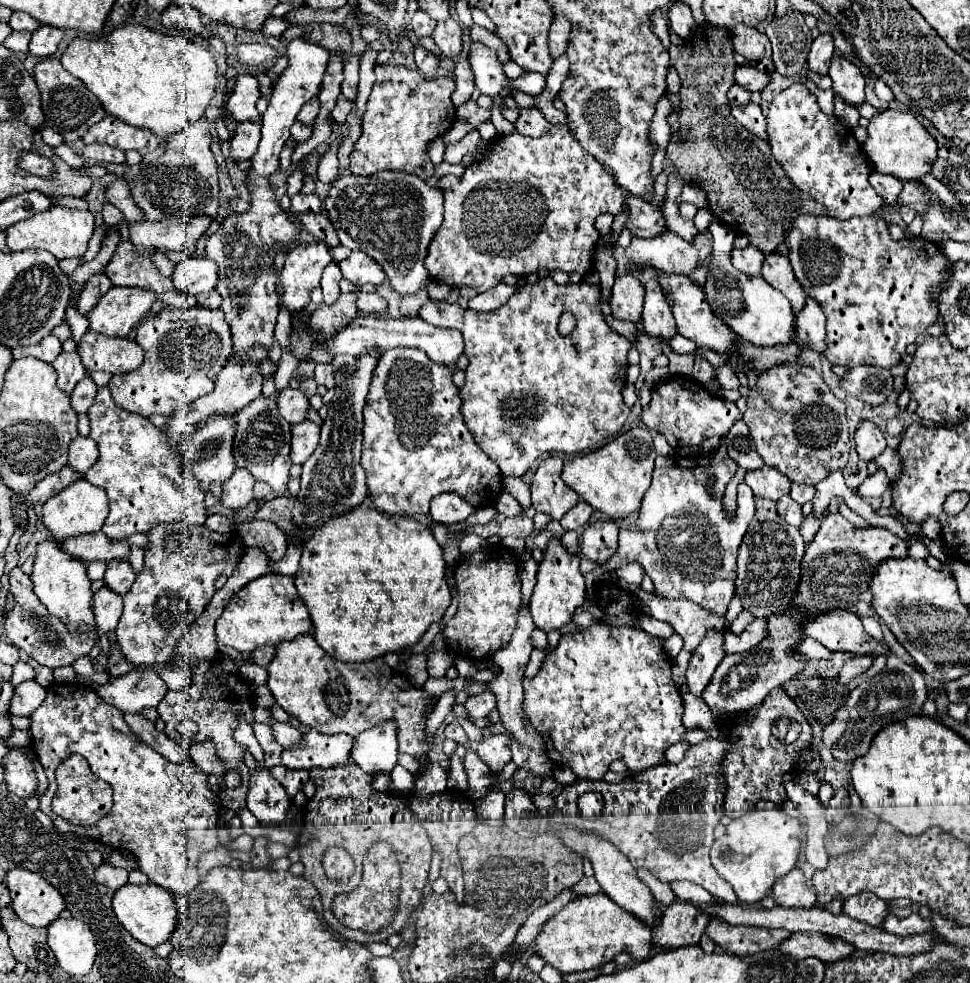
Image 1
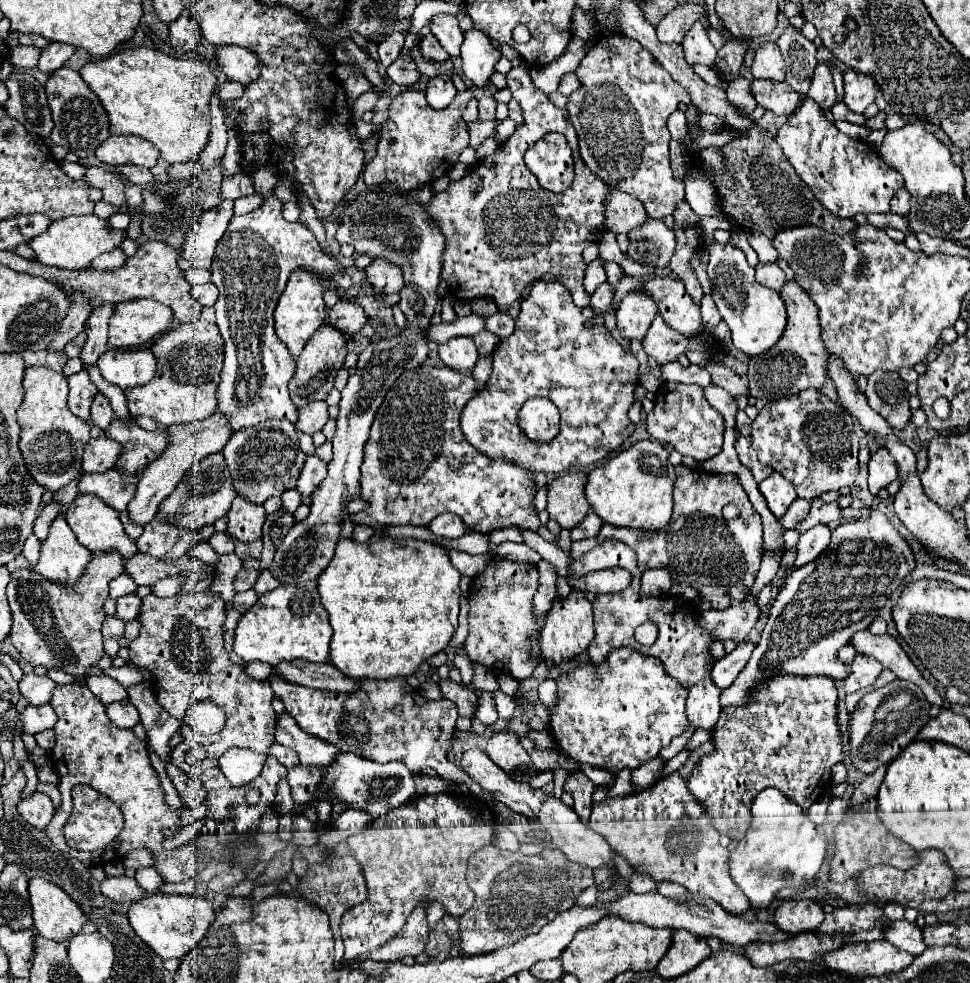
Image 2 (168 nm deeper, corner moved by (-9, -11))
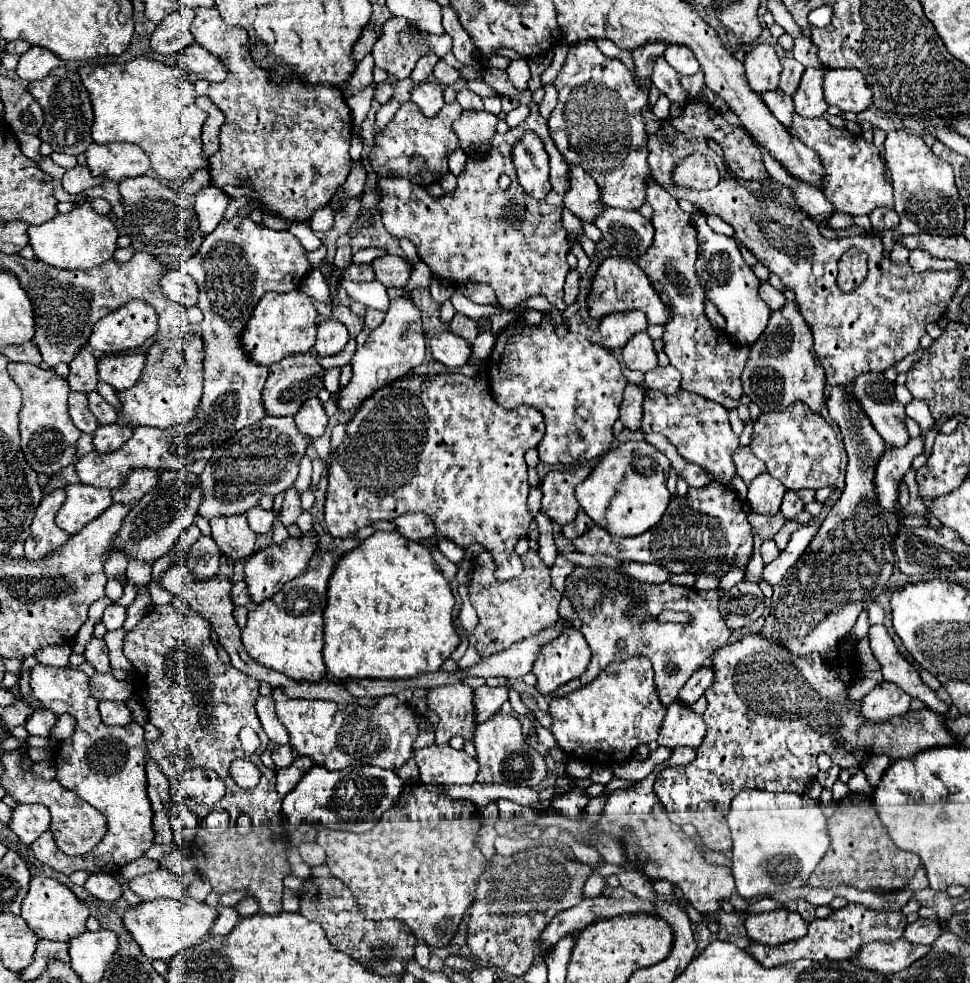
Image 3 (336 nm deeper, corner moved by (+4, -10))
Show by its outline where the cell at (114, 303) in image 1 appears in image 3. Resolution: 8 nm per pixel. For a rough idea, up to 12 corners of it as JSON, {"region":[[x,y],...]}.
{"region":[[147,301],[95,323],[89,347],[125,353],[157,333]]}

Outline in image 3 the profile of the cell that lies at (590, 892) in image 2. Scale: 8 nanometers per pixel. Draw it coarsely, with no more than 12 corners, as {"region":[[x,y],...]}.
{"region":[[599,873],[587,879],[585,897],[597,897],[607,887]]}

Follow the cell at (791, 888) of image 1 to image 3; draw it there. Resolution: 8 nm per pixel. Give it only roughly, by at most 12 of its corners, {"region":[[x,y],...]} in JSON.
{"region":[[775,909],[749,915],[751,941],[773,947],[801,939],[807,923]]}

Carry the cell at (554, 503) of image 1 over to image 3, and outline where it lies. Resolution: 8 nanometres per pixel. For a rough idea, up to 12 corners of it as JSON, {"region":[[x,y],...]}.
{"region":[[591,467],[553,469],[541,481],[543,509],[561,527],[579,511],[575,485]]}

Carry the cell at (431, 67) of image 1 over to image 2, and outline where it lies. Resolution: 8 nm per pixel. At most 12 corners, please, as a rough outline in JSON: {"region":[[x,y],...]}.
{"region":[[432,76],[426,96],[436,110],[456,96],[450,76]]}

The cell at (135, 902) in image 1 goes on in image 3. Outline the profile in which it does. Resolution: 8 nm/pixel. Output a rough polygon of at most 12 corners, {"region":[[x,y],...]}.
{"region":[[187,895],[131,907],[123,923],[165,961],[209,935],[219,909]]}

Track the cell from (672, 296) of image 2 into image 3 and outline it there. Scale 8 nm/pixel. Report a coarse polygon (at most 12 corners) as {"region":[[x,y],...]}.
{"region":[[605,257],[587,293],[589,317],[639,309],[665,325],[669,309],[627,257]]}

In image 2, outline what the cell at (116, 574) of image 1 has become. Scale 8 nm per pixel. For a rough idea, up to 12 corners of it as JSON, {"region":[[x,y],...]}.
{"region":[[136,594],[116,600],[116,614],[134,620],[142,600]]}

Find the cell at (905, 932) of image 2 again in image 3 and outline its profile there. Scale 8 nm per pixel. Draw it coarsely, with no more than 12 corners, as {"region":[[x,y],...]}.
{"region":[[917,919],[903,939],[933,945],[943,927],[939,919]]}

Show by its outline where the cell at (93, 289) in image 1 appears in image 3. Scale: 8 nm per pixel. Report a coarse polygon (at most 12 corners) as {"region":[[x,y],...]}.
{"region":[[89,347],[69,363],[71,391],[91,393],[97,385],[97,361]]}

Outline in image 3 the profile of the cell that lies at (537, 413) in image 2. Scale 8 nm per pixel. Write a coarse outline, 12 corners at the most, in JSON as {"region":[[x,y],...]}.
{"region":[[483,375],[375,391],[329,467],[349,539],[425,513],[499,583],[533,521],[543,415]]}

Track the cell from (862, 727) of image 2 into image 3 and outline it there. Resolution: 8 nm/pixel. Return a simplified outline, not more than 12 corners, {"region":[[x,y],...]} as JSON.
{"region":[[881,681],[861,699],[869,721],[887,721],[909,711],[911,697]]}

